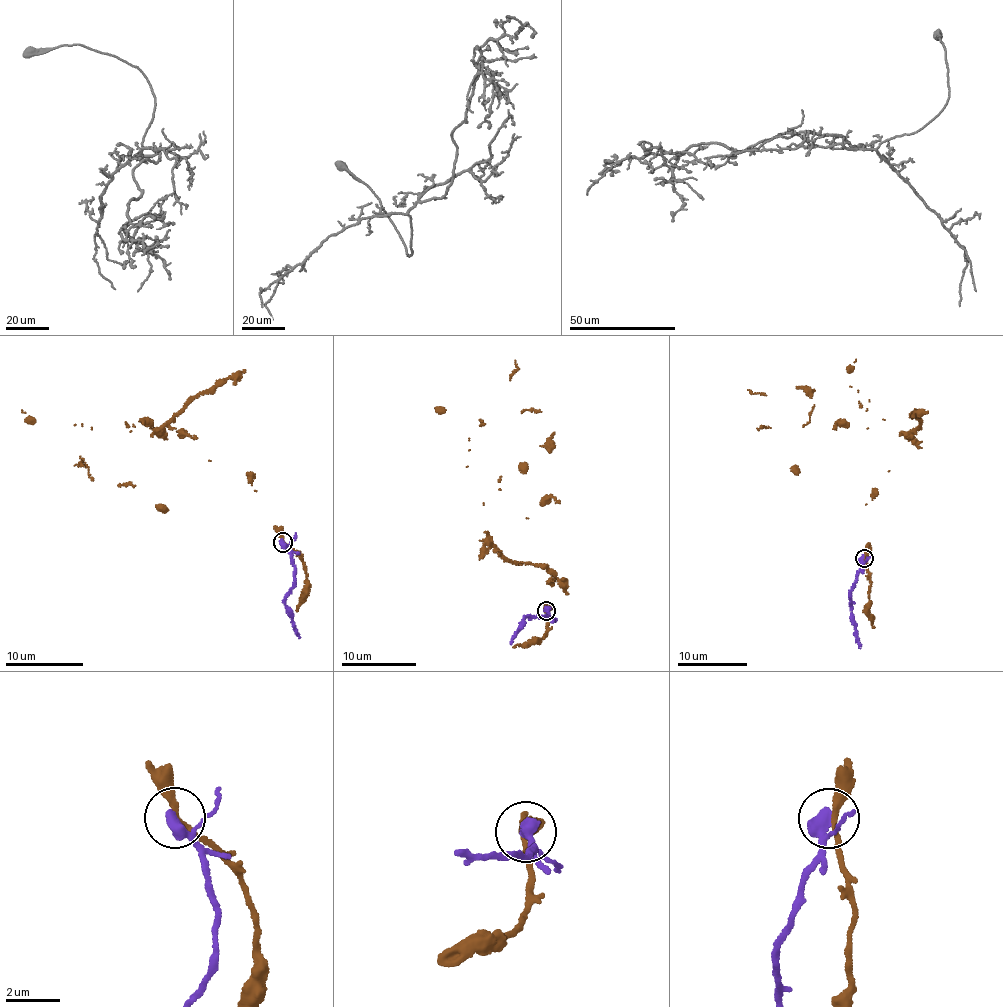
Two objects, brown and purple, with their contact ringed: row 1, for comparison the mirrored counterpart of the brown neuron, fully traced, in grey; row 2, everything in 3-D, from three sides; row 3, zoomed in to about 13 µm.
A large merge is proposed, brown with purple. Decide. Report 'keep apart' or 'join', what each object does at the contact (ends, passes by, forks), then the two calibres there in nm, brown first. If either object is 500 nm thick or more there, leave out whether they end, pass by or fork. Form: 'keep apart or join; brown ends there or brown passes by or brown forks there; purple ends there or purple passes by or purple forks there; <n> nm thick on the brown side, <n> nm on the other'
keep apart; brown passes by; purple passes by; 220 nm thick on the brown side, 360 nm on the other

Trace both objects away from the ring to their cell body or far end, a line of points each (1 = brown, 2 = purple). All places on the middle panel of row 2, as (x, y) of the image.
1: (545, 612), (553, 581), (485, 531), (501, 476), (469, 440), (480, 419), (521, 413), (525, 473)
2: (545, 610), (548, 617), (522, 620), (511, 644)

